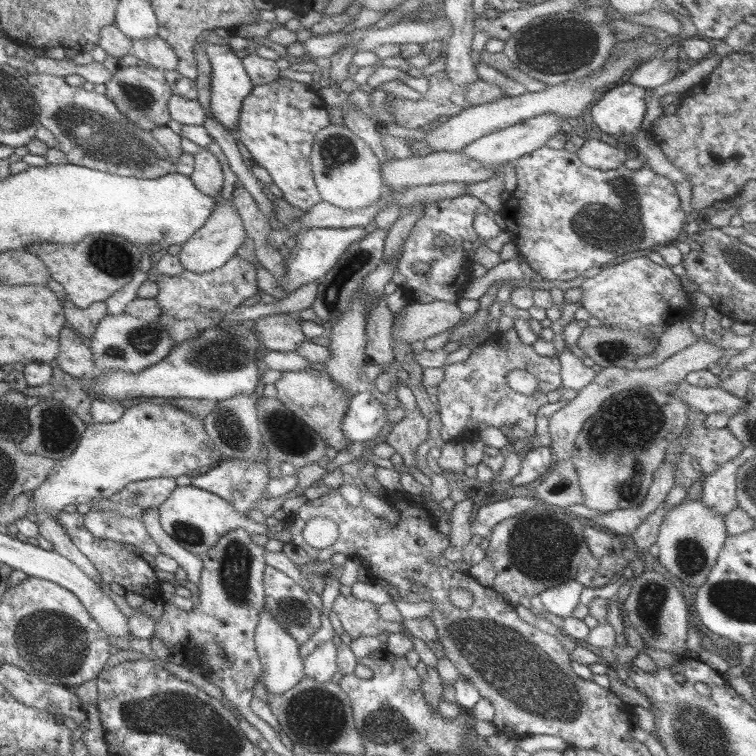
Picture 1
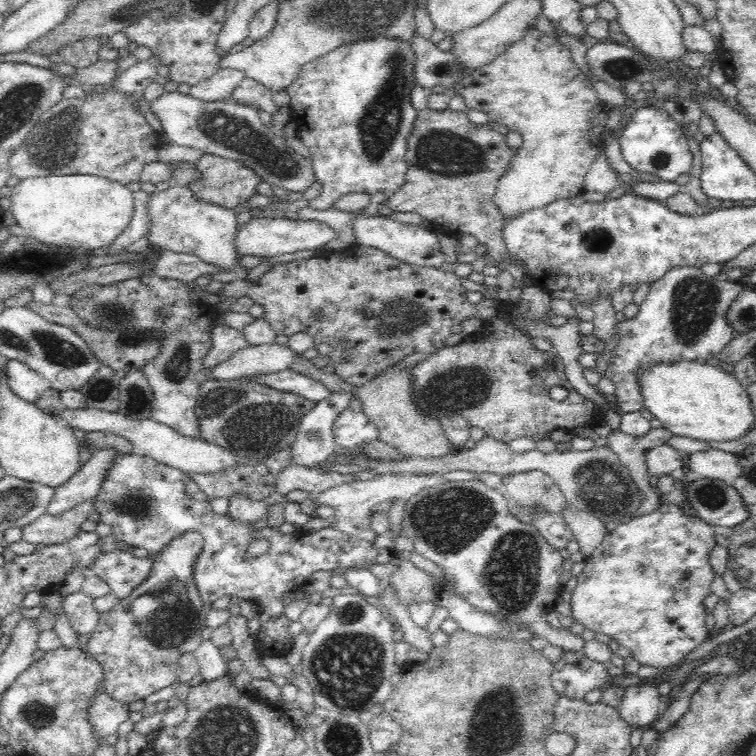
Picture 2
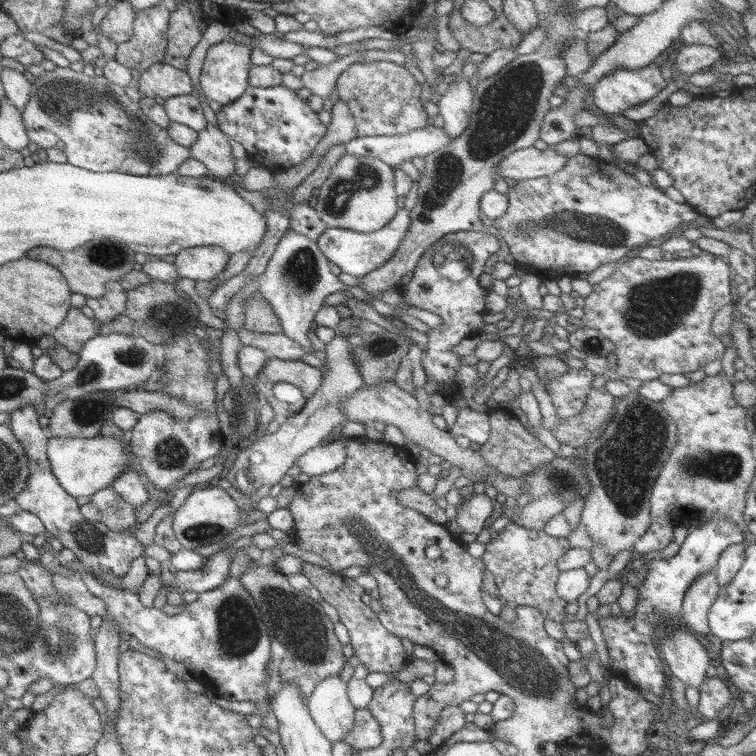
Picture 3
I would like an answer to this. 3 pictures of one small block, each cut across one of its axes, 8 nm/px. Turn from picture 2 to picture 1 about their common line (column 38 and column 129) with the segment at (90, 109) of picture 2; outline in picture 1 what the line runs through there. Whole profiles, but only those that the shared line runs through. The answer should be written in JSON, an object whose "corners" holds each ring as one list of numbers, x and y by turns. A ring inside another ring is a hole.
{"corners":[[37,72,27,75,26,84,37,106,38,126,51,132,54,138,52,147,61,150,69,164,144,179,174,172,168,152,155,142,150,131,130,123,103,94,69,86,63,77]]}

